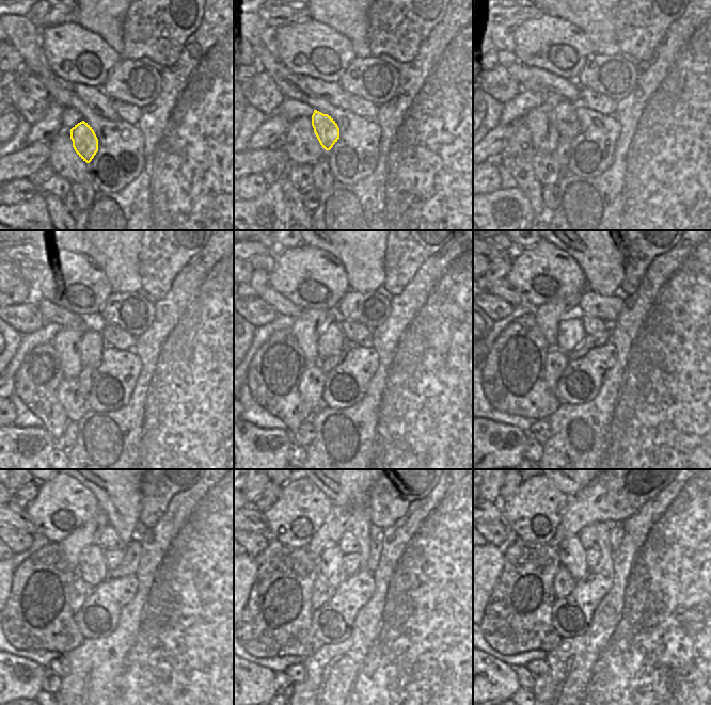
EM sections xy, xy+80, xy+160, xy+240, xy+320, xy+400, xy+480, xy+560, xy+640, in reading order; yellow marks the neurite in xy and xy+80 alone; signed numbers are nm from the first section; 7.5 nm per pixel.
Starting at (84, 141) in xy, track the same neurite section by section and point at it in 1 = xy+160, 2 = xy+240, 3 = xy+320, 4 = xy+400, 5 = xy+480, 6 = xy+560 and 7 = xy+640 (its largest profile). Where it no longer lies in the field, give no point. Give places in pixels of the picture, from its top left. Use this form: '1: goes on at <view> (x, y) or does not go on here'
1: goes on at xy+160 (566, 119)
2: goes on at xy+240 (91, 347)
3: goes on at xy+320 (331, 342)
4: goes on at xy+400 (571, 333)
5: goes on at xy+480 (93, 570)
6: goes on at xy+560 (332, 567)
7: goes on at xy+640 (571, 551)

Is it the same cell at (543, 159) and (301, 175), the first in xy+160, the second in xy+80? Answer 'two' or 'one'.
one

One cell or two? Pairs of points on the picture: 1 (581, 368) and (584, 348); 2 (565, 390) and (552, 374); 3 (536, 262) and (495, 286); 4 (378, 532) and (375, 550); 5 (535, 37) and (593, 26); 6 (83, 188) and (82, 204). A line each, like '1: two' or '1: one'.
1: two
2: two
3: two
4: one
5: two
6: one

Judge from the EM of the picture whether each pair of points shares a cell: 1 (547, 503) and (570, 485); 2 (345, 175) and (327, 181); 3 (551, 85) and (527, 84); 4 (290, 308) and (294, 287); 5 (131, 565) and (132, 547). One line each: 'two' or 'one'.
1: two
2: two
3: two
4: two
5: one

